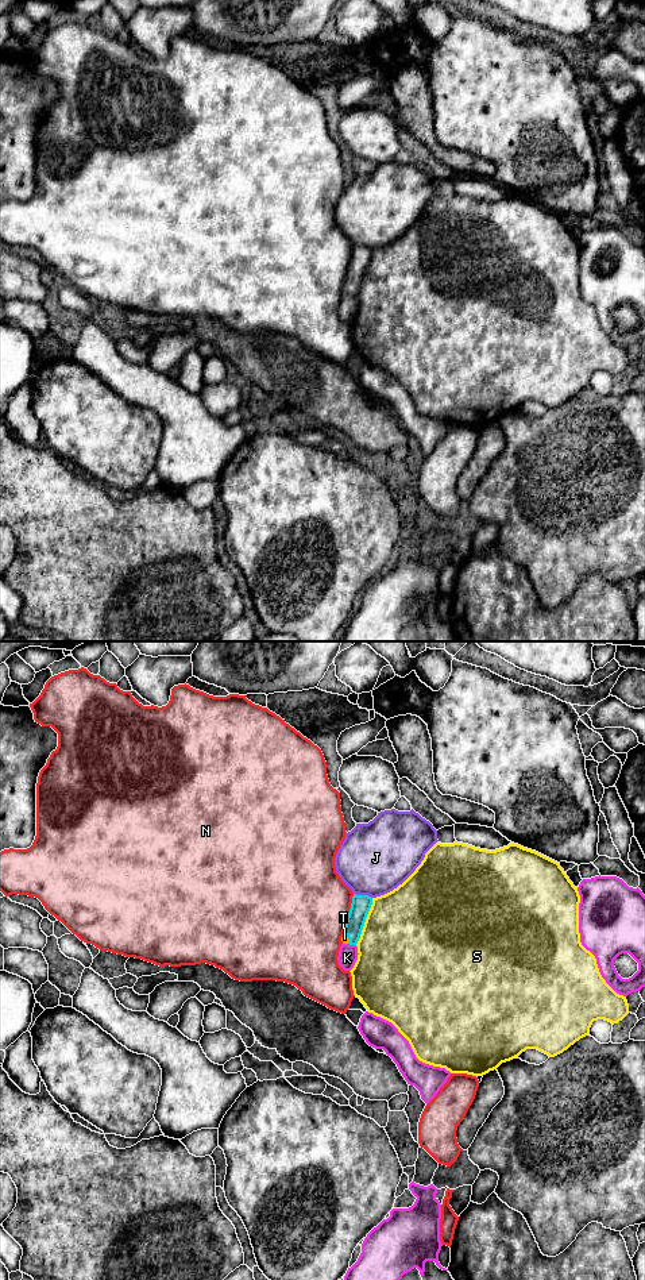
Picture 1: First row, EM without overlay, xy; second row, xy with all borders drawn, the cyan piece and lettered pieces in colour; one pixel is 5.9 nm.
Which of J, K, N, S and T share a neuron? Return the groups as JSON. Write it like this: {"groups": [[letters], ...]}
{"groups": [["J"], ["K"], ["N"], ["S"], ["T"]]}

